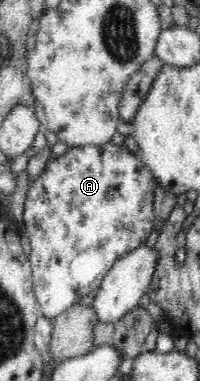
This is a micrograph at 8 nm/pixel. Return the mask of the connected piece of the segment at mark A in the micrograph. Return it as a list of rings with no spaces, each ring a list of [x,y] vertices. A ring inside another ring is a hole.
[[[111,140],[103,145],[72,147],[64,154],[54,159],[45,173],[42,175],[38,174],[38,178],[34,178],[34,182],[32,182],[27,189],[22,223],[24,224],[23,232],[28,237],[28,240],[30,240],[31,253],[29,254],[29,261],[31,262],[33,287],[37,304],[40,308],[39,314],[42,314],[42,318],[54,320],[58,315],[64,313],[66,309],[78,303],[82,296],[92,292],[95,288],[99,288],[102,279],[118,259],[132,252],[132,250],[138,248],[139,245],[146,243],[146,238],[148,238],[148,235],[152,232],[153,221],[155,220],[153,202],[154,190],[156,190],[157,184],[150,169],[144,164],[144,161],[140,157],[132,153],[124,144],[116,145]]]

